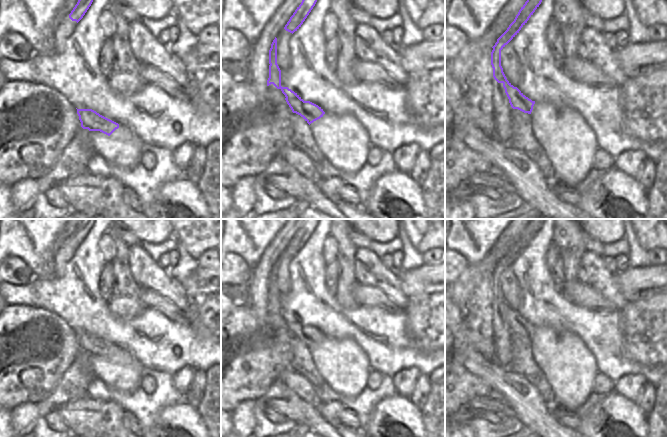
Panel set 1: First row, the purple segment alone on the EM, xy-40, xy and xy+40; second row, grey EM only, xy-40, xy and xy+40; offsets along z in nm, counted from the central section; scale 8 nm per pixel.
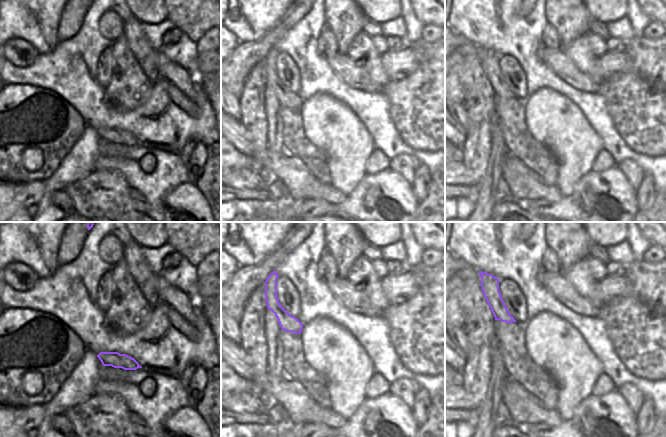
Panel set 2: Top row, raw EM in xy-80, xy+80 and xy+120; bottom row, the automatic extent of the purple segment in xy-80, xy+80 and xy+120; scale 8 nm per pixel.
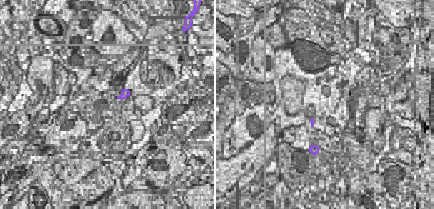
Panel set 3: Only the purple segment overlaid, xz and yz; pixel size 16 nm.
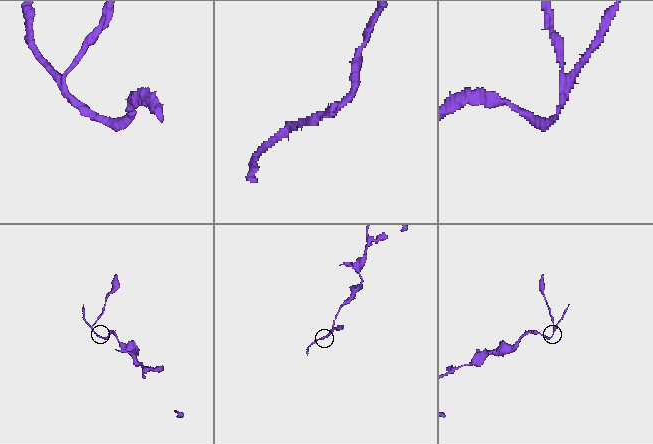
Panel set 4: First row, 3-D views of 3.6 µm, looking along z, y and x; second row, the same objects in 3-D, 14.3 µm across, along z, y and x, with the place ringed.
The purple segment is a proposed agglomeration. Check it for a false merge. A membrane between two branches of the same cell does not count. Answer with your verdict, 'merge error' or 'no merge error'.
merge error

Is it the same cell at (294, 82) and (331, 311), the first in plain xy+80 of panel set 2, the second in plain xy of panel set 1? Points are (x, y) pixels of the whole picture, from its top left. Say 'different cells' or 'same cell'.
different cells

